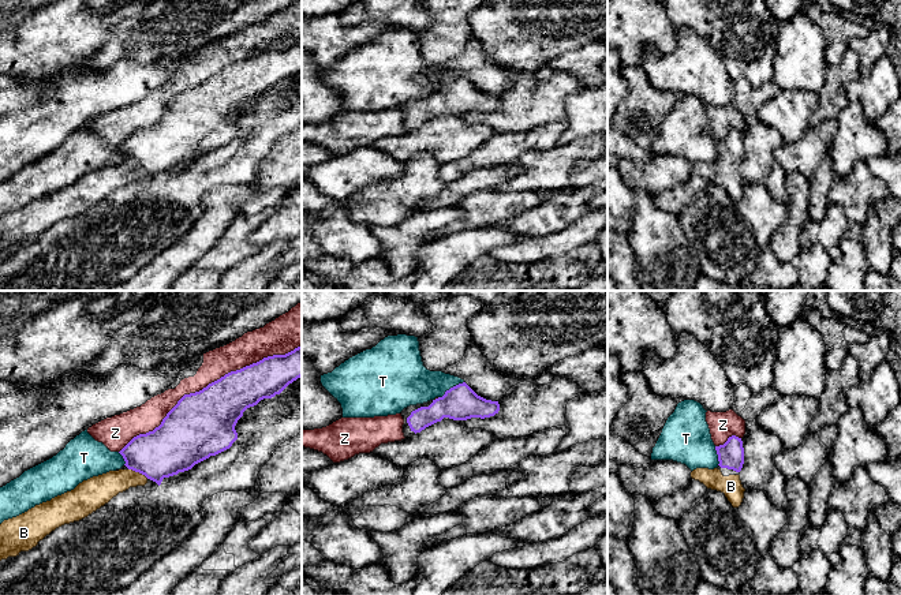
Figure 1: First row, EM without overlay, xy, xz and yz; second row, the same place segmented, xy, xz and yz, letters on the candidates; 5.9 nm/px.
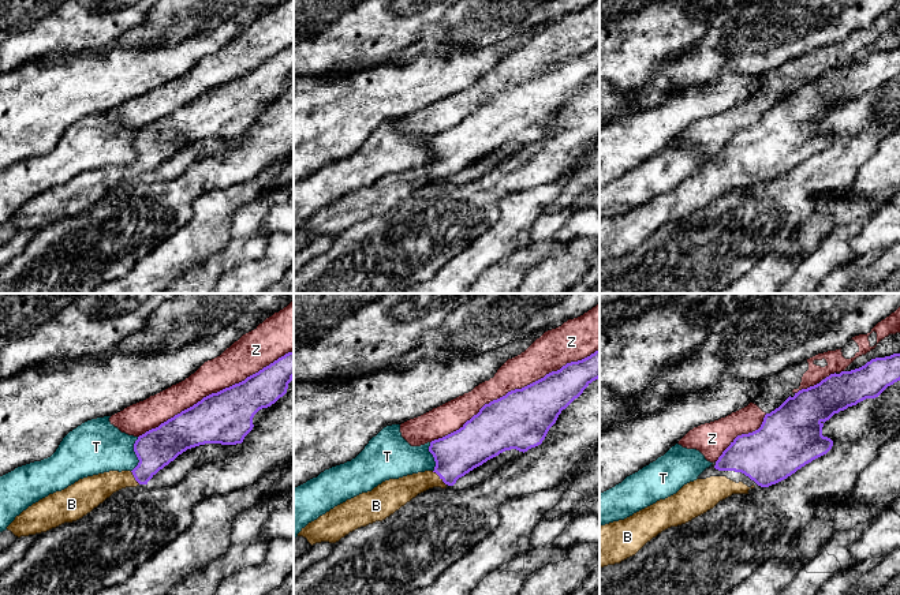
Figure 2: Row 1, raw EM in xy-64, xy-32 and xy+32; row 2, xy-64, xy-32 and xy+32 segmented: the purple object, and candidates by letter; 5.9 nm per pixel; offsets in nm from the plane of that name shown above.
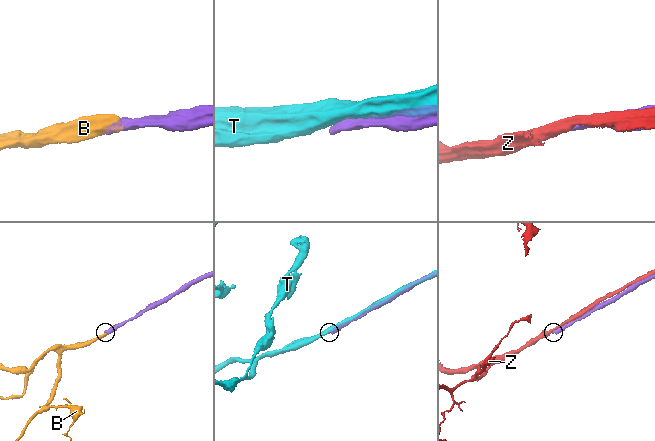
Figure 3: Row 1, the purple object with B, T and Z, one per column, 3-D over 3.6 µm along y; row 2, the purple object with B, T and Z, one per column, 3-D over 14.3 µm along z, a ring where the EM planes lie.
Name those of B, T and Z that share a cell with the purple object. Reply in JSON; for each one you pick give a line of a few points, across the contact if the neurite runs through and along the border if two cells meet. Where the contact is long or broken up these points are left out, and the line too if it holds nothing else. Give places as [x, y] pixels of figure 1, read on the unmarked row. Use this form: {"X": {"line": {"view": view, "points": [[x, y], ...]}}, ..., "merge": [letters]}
{"B": {"line": {"view": "xy", "points": [[171, 142], [153, 150], [138, 165], [131, 172], [101, 183]]}}, "merge": ["B"]}

